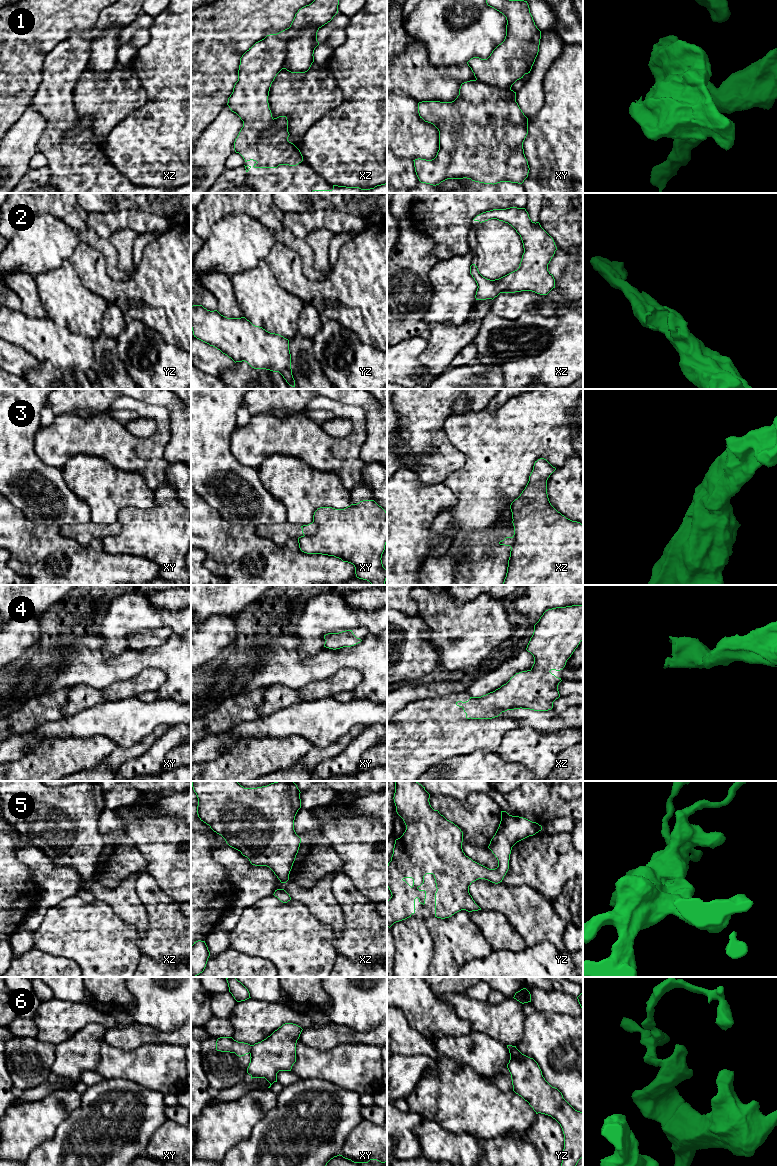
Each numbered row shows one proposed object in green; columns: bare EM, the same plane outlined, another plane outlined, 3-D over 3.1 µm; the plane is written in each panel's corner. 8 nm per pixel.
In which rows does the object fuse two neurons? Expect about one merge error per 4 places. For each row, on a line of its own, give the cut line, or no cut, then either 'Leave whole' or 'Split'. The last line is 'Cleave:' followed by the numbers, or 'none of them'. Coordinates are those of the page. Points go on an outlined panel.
1: Split along xz (318, 27), (305, 26), (287, 41), (286, 56), (282, 68). Split
2: No split. Leave whole
3: Split along xy (314, 521), (317, 530), (311, 535), (304, 536). Split
4: No split. Leave whole
5: No split. Leave whole
6: Split along xy (252, 1045), (249, 1052). Split
Cleave: 1, 3, 6

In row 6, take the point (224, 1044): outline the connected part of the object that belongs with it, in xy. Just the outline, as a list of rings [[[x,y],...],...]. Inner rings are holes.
[[[220,1037],[216,1041],[217,1051],[235,1053],[239,1057],[249,1054],[251,1049],[252,1045],[238,1042],[232,1037]]]

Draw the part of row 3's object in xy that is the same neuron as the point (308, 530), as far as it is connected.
[[[312,522],[308,525],[303,525],[301,528],[303,535],[308,537],[314,535],[318,530],[318,526],[315,522]]]

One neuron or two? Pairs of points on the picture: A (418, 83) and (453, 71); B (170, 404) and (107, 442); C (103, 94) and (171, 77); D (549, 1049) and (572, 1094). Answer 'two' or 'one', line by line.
A: one
B: two
C: two
D: one

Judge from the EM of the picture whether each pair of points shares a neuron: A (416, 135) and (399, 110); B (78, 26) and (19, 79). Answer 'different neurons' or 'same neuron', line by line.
A: same neuron
B: same neuron

